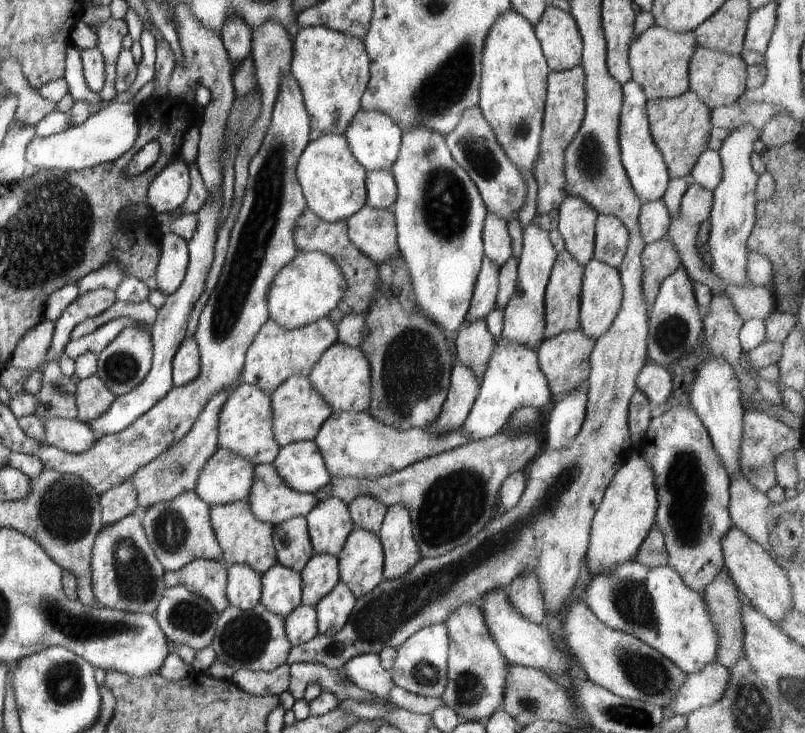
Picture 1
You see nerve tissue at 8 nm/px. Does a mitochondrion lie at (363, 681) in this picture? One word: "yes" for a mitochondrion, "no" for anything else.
no

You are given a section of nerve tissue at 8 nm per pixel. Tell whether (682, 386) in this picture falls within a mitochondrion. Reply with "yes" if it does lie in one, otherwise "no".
no

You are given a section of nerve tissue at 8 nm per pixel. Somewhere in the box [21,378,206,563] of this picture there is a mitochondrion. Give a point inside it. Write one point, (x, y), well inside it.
(63, 510)

